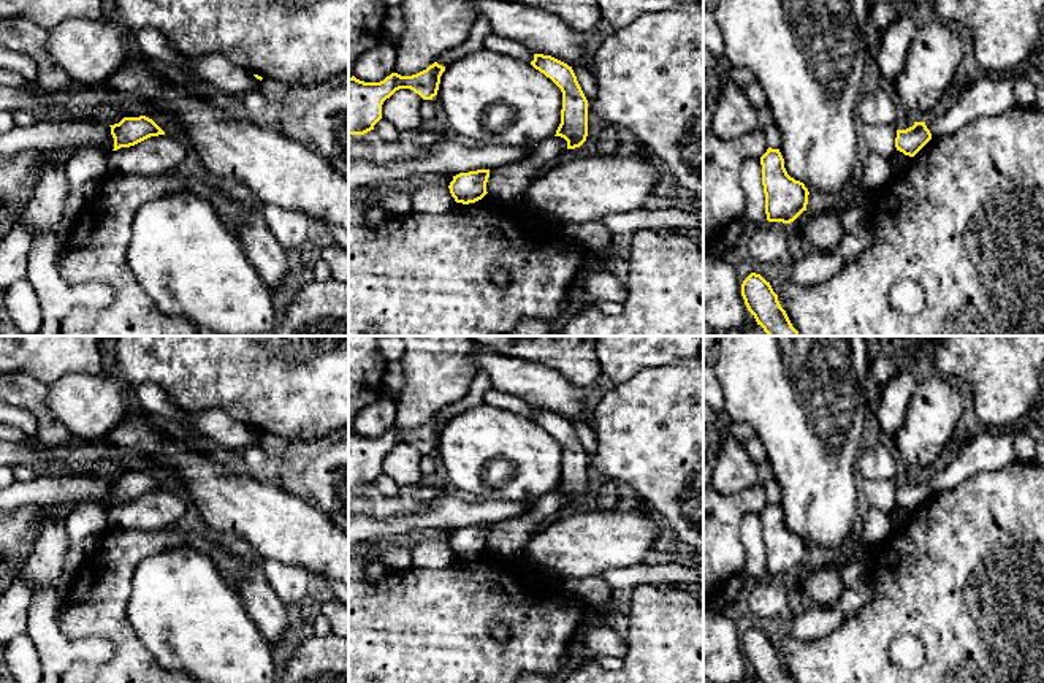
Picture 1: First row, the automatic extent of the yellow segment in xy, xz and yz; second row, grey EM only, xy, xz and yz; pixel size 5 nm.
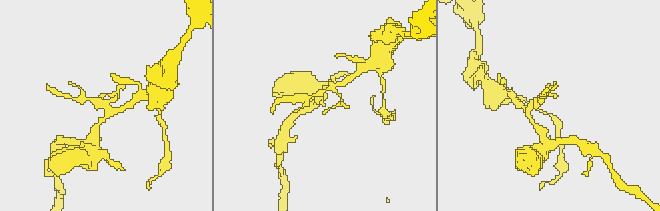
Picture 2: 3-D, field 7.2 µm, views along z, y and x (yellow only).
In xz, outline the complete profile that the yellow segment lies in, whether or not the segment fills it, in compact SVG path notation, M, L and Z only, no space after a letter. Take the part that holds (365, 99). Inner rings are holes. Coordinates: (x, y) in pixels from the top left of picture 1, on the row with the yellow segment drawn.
M434 62L417 74L391 73L380 82L349 78L349 135L364 135L374 130L374 125L382 119L383 101L399 89L410 89L423 100L432 100L437 95L444 71L445 67Z

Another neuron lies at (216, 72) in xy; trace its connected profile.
M155 29L131 32L130 43L141 60L189 67L201 78L204 86L228 93L236 100L260 87L260 79L220 54L206 54L195 59L179 54Z

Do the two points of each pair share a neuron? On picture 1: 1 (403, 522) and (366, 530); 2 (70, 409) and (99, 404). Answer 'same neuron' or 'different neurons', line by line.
1: same neuron
2: same neuron

